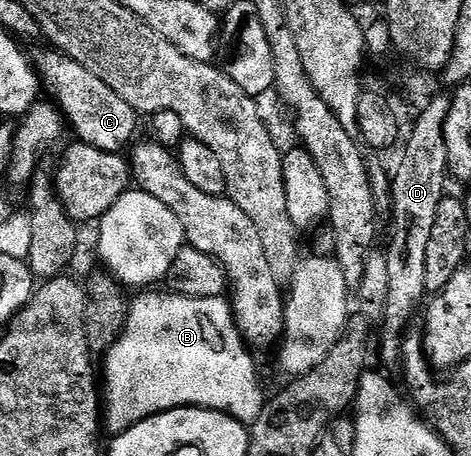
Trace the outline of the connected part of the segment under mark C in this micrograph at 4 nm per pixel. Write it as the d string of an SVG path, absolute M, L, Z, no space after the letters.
M45 47L32 53L32 64L41 80L50 88L53 100L56 102L63 118L74 124L78 132L77 140L84 145L91 145L105 153L121 154L131 148L134 136L138 133L140 114L133 109L104 79L96 79L88 67L80 67L72 58L65 57L53 47Z

